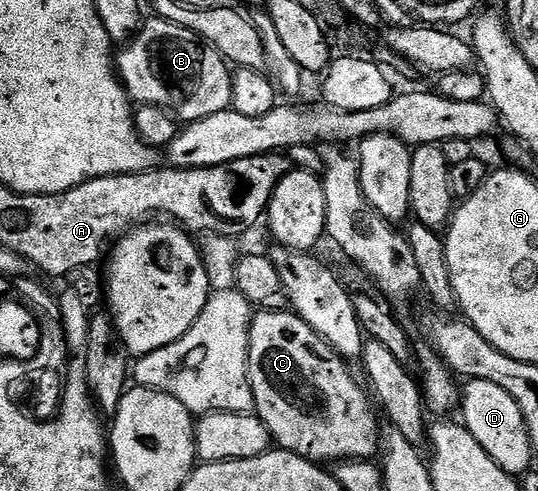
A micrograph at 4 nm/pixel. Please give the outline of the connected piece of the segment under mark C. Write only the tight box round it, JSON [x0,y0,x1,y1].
[247,311,381,463]

